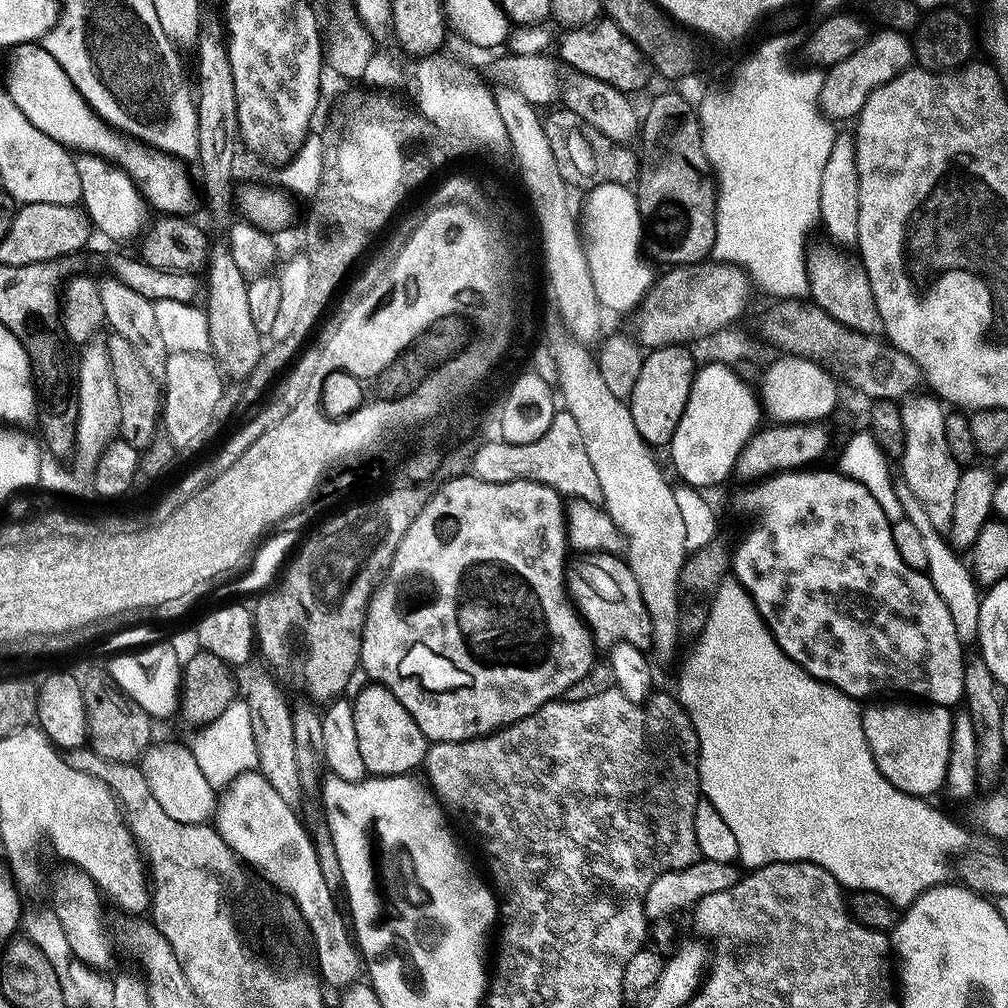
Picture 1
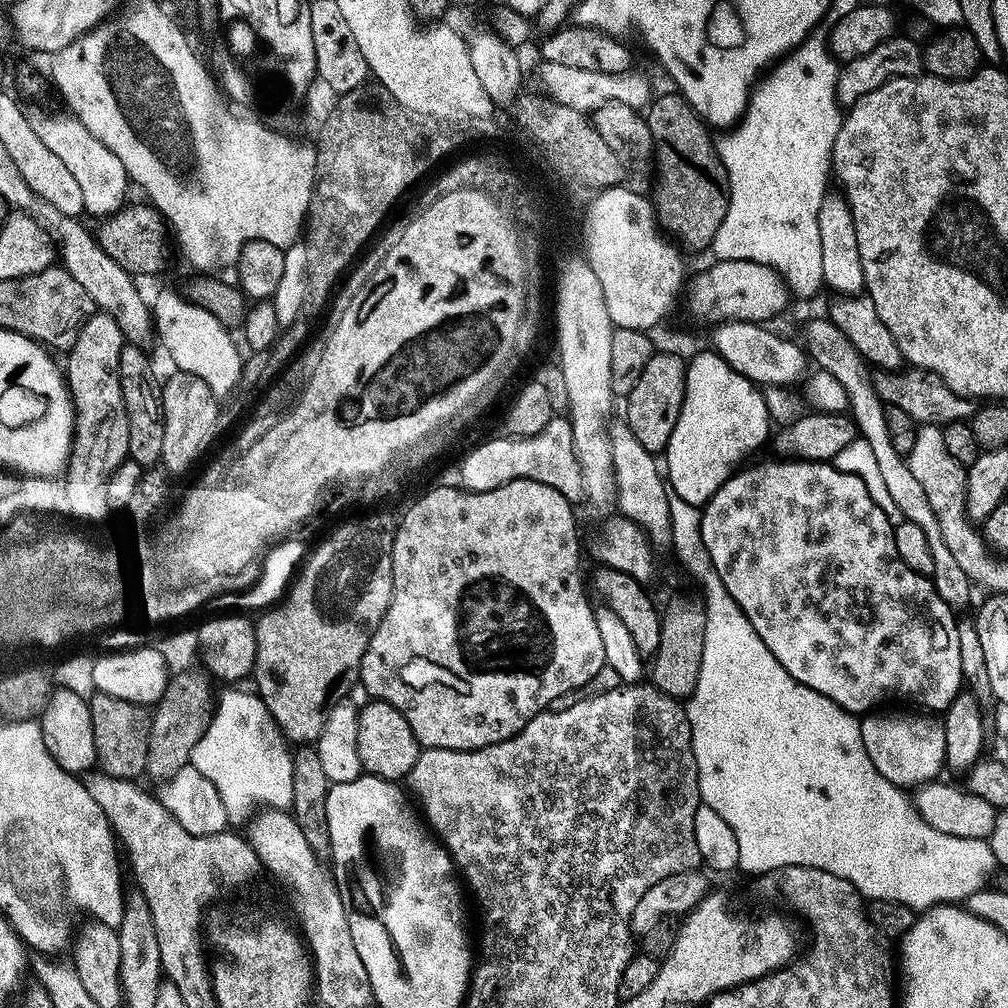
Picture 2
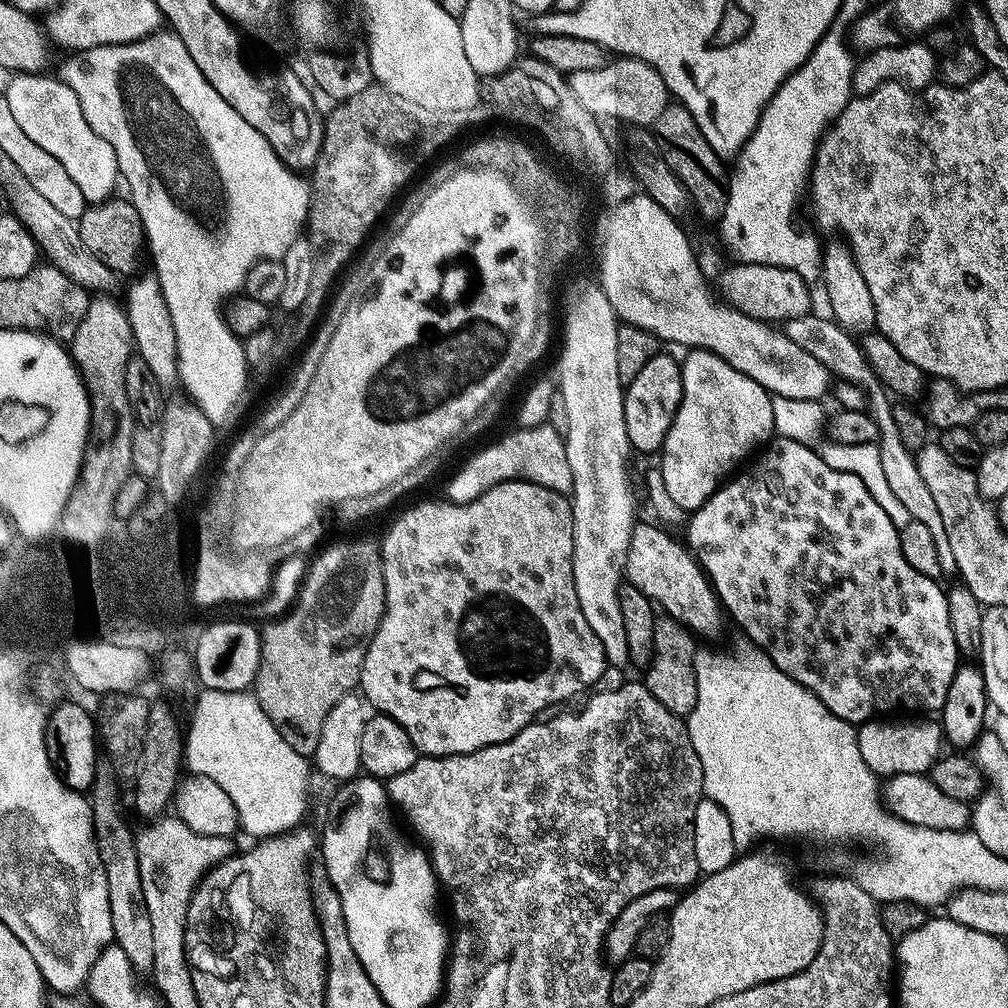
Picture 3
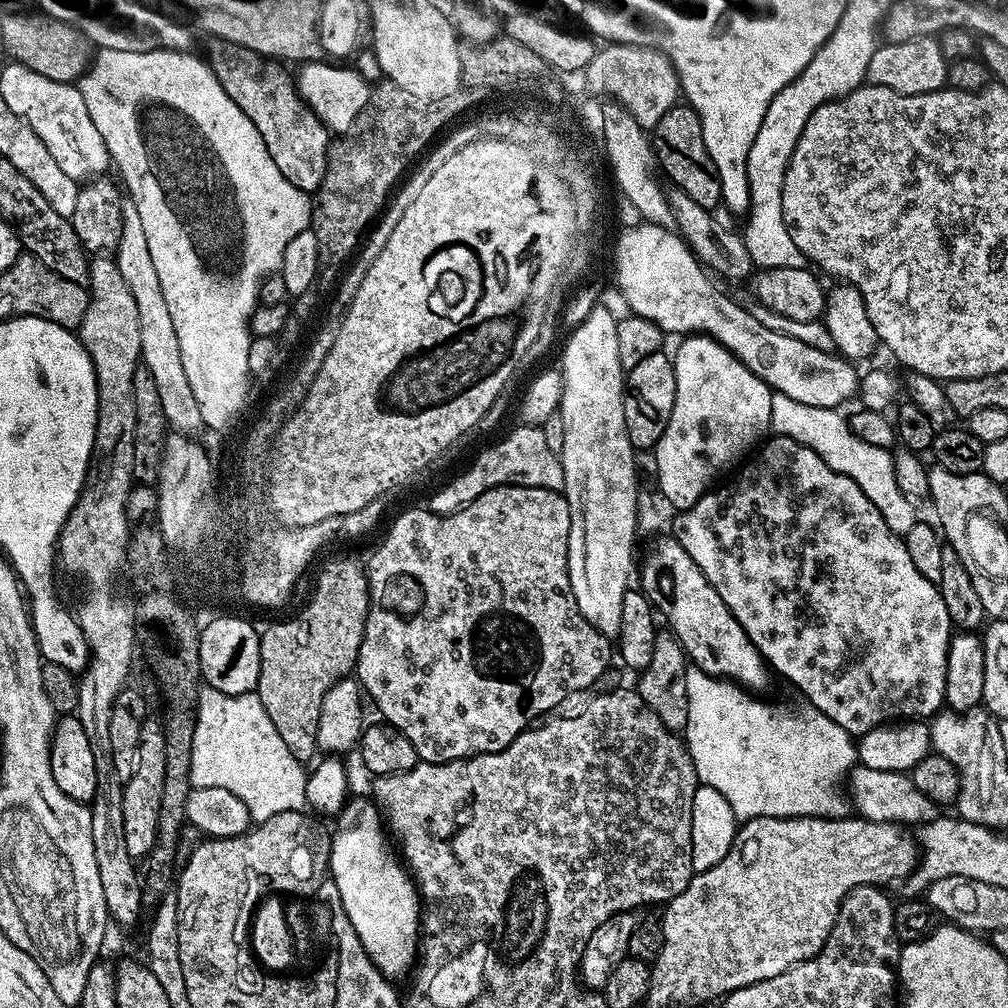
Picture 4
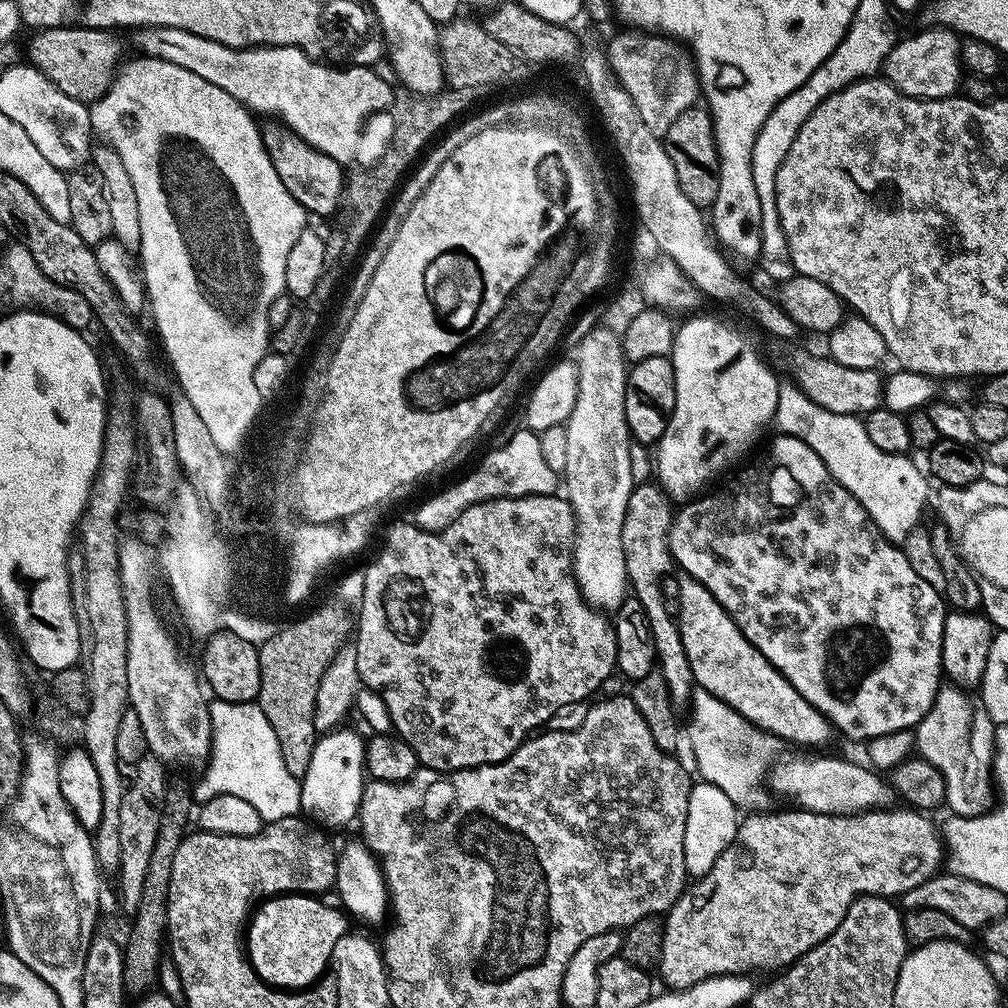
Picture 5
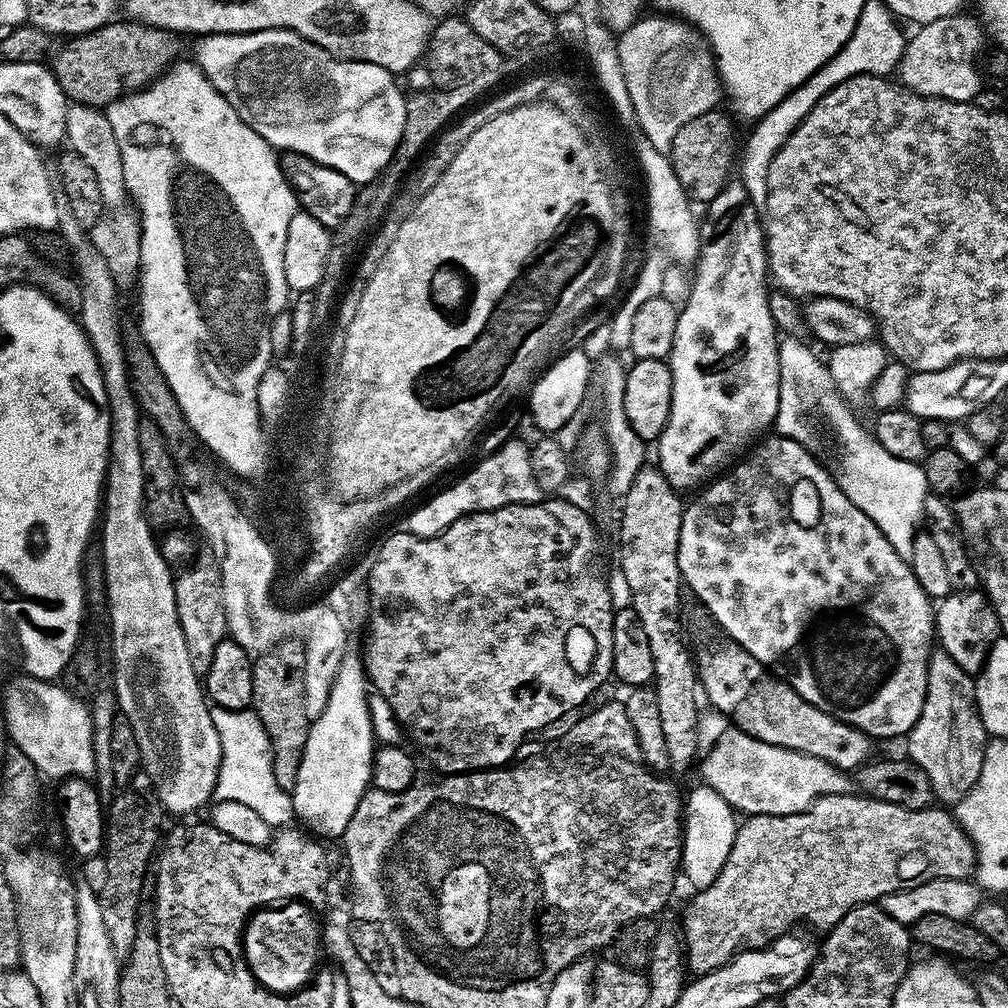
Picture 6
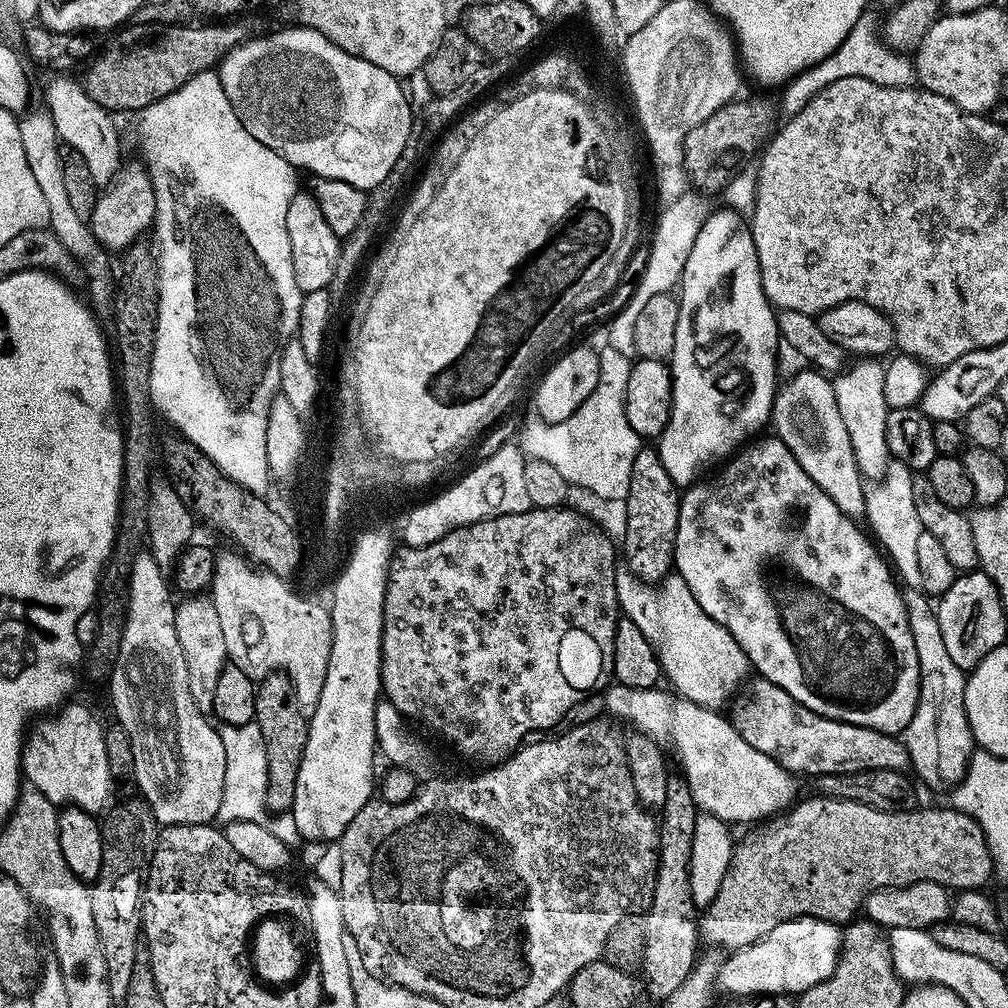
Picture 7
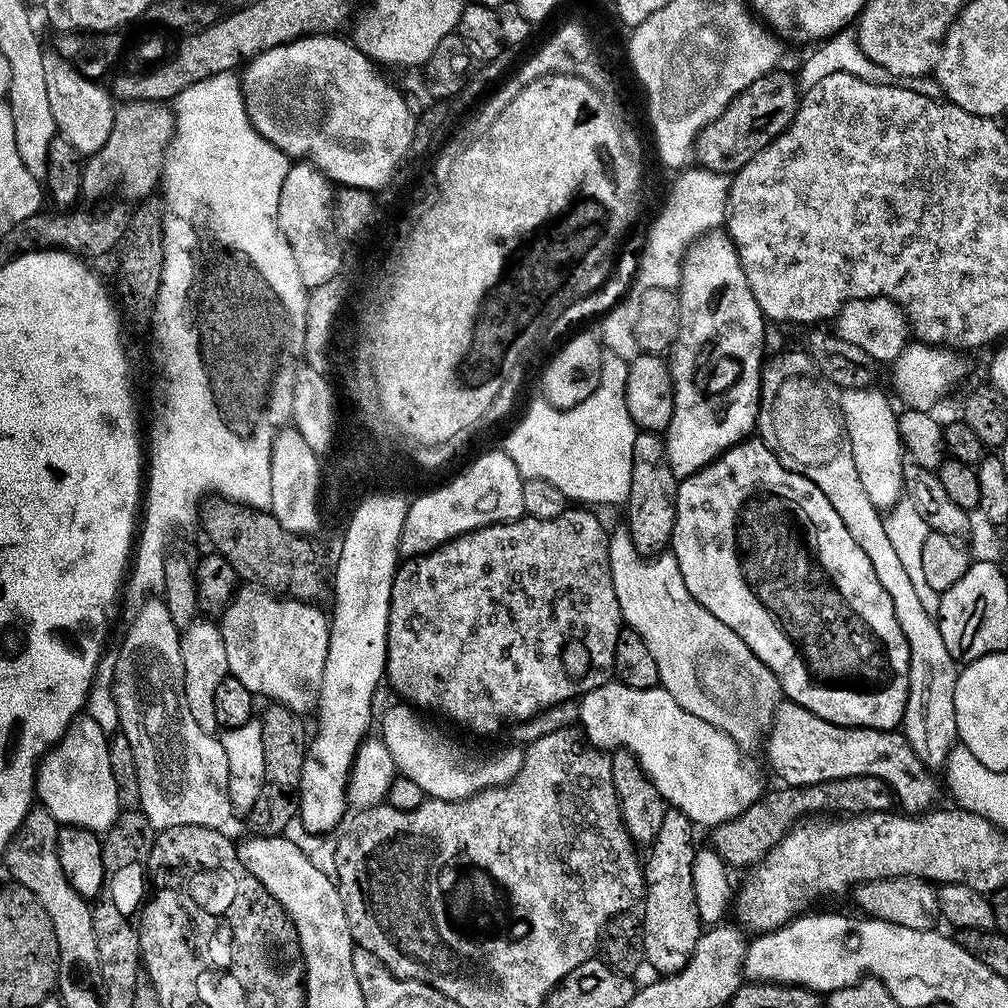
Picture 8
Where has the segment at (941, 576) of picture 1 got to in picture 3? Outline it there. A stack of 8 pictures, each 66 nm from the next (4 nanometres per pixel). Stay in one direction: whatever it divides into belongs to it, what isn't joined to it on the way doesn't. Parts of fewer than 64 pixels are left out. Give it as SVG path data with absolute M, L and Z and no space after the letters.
M811 312L802 318L785 321L784 331L786 335L791 338L792 342L798 344L811 356L819 360L821 364L824 364L830 374L839 381L848 382L863 389L868 400L867 411L870 412L875 425L878 426L879 438L876 445L879 450L879 462L882 465L883 473L885 473L887 485L896 496L896 499L908 510L911 519L922 522L928 527L936 544L942 576L946 578L948 576L955 577L958 574L958 568L942 523L942 516L938 514L938 506L935 505L934 498L931 497L930 490L927 489L926 482L923 481L922 474L918 471L915 455L908 452L905 446L902 445L898 426L894 423L892 412L894 406L887 389L869 366L868 359L866 359L859 341L831 317L827 315L825 317L818 316L817 314Z

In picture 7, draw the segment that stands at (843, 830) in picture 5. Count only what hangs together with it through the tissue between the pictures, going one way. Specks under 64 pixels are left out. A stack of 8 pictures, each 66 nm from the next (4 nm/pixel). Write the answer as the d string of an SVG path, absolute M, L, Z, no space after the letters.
M810 796L809 800L801 799L791 810L785 811L782 818L769 819L760 826L765 828L750 833L741 844L739 841L733 847L732 860L717 896L703 909L698 920L699 939L705 945L717 944L727 950L750 946L770 934L774 926L799 916L813 916L843 925L863 909L867 896L879 888L938 882L949 890L980 890L988 879L993 879L994 865L984 832L976 819L965 812L951 806L887 812L838 797Z

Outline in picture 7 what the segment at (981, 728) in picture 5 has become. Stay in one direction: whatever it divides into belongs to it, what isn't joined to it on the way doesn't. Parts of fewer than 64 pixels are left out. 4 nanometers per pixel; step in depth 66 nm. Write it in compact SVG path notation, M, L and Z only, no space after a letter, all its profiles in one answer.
M909 595L906 600L920 667L920 701L914 710L914 718L910 718L902 733L902 739L911 771L916 771L917 778L926 787L947 793L963 780L974 751L972 731L964 709L966 672L954 666L954 658L950 658L946 651L946 642L942 642L942 630L936 621L933 605L927 604L928 600L920 596Z

